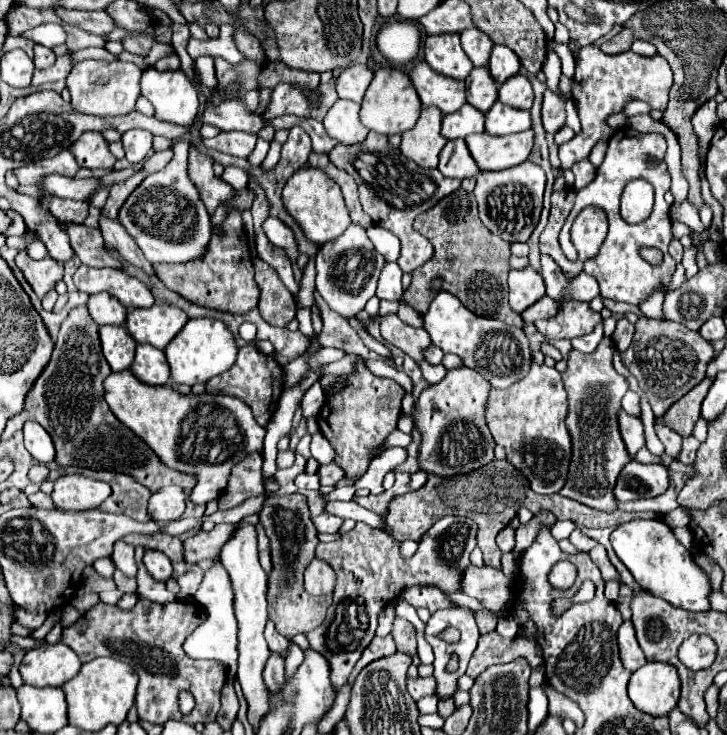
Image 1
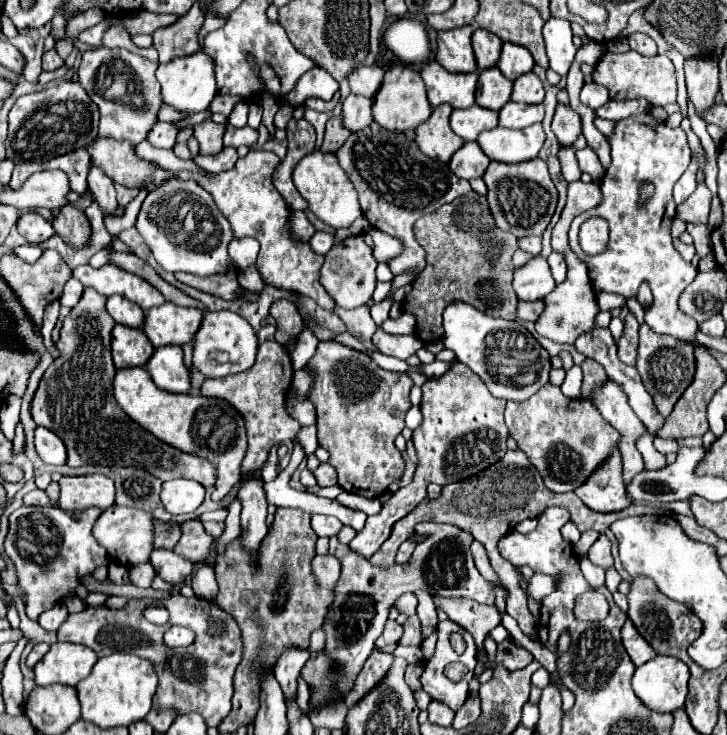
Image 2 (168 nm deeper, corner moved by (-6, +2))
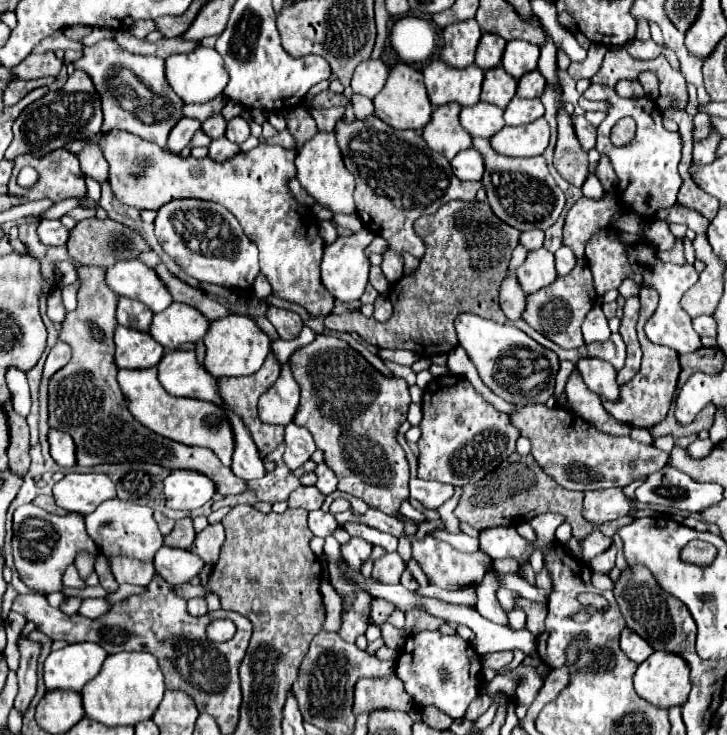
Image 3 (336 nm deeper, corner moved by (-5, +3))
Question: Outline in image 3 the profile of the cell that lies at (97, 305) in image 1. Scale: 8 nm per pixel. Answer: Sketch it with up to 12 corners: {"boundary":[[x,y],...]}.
{"boundary":[[119,298],[117,322],[149,332],[153,312],[137,300]]}

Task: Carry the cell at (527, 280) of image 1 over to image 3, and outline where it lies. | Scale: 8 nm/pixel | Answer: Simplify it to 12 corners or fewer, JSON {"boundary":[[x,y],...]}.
{"boundary":[[529,252],[515,270],[525,294],[547,288],[557,278],[553,254]]}

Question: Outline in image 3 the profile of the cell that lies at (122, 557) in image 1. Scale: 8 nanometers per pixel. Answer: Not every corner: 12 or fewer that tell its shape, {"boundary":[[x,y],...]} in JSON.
{"boundary":[[99,504],[85,526],[103,556],[147,562],[163,536],[147,506]]}

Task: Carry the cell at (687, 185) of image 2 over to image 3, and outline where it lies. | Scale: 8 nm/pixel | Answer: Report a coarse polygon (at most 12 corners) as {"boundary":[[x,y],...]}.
{"boundary":[[709,116],[693,118],[693,142],[711,136]]}

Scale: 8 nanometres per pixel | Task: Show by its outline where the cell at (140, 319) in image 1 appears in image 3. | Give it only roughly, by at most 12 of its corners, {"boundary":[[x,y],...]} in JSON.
{"boundary":[[173,302],[153,316],[149,334],[165,350],[199,342],[209,320]]}

